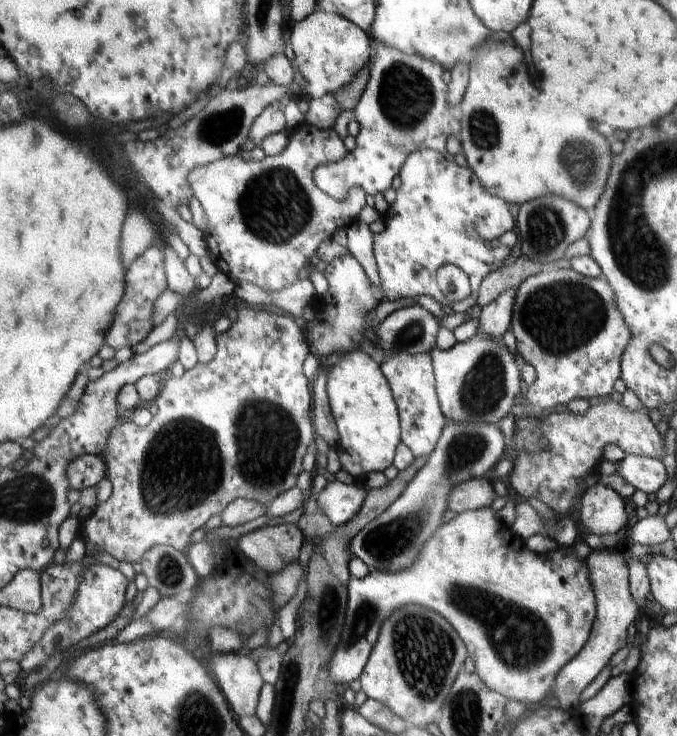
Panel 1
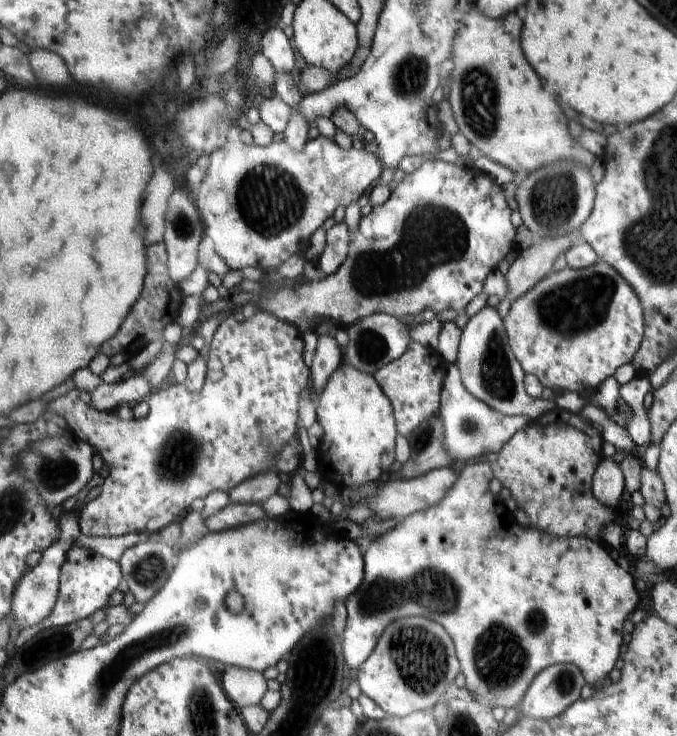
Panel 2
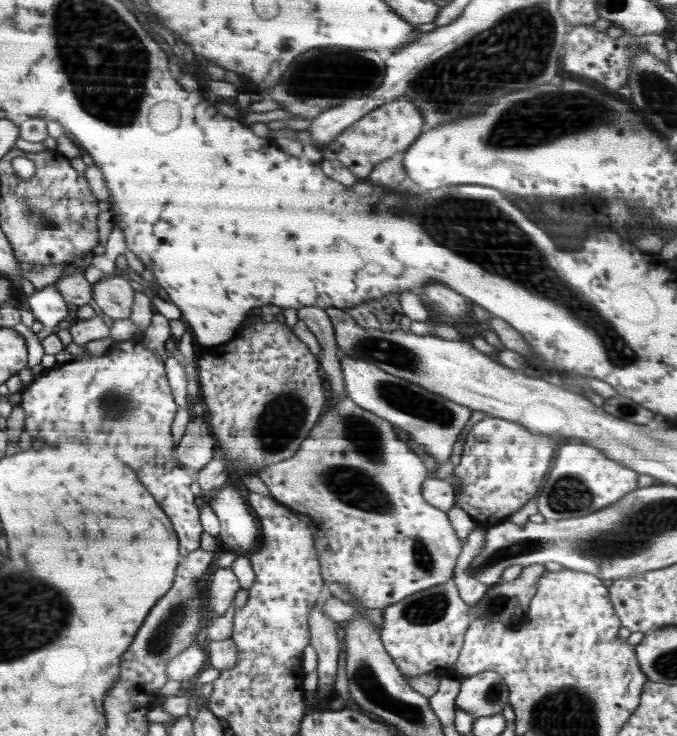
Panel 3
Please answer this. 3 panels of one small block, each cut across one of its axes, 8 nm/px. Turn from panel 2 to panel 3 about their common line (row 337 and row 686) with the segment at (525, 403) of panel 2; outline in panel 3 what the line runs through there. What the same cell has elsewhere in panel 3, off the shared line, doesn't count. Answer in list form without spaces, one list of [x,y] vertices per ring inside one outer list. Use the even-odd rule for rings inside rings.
[[[485,671],[474,676],[461,678],[456,708],[465,710],[474,718],[502,714],[505,703],[509,702],[509,688],[504,679],[494,671]]]

